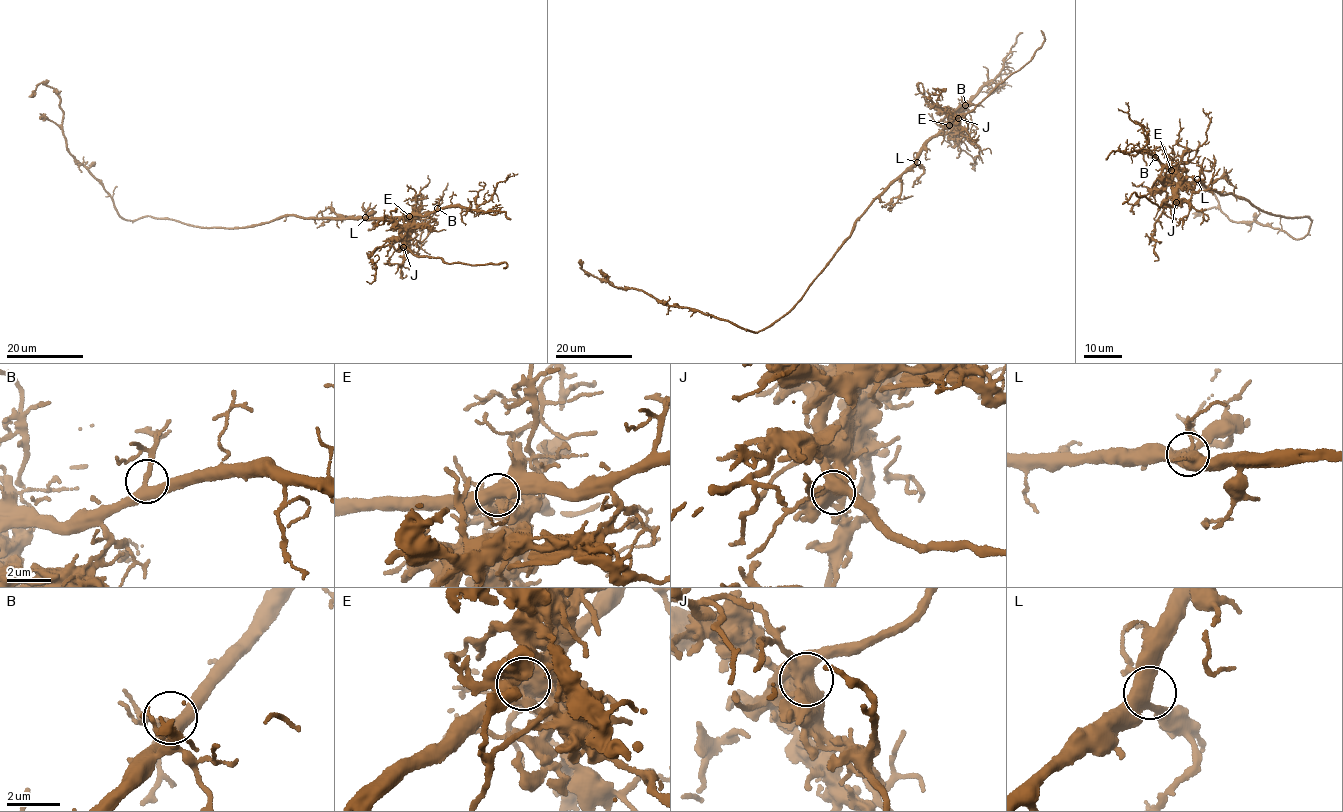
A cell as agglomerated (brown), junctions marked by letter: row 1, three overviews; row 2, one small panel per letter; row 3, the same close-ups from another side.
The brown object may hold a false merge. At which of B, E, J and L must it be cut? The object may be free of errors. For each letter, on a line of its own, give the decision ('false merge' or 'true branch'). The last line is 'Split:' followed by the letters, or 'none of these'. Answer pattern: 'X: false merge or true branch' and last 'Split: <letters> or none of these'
B: true branch
E: false merge
J: true branch
L: true branch
Split: E

